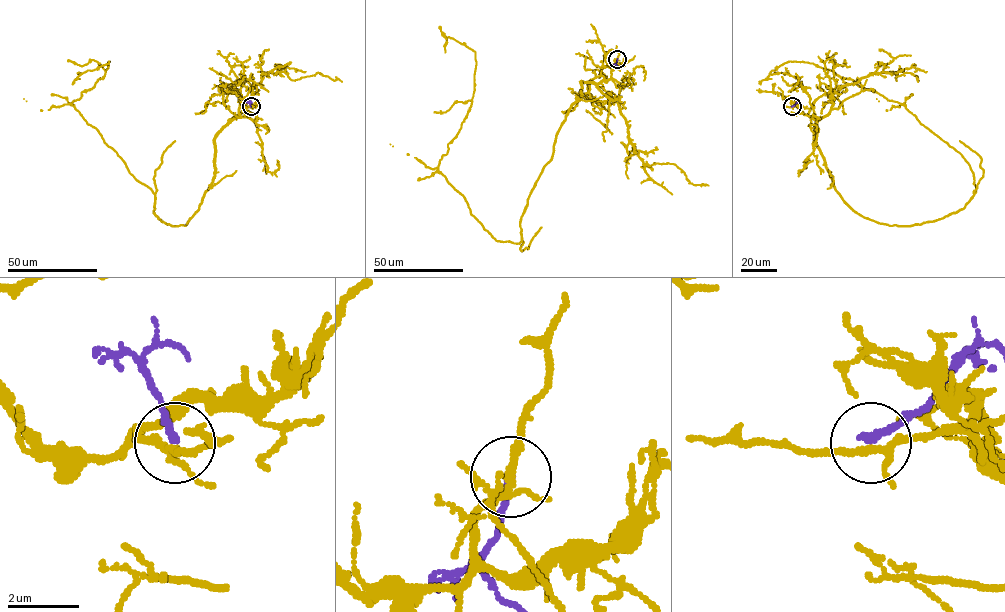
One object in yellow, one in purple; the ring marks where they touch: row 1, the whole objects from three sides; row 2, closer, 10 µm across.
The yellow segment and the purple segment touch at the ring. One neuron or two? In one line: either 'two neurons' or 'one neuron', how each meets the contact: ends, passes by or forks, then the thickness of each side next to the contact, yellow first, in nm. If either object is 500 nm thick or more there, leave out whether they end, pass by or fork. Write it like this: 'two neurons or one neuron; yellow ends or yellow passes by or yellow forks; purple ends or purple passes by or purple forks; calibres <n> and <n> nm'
two neurons; yellow forks; purple ends; calibres 190 and 240 nm

